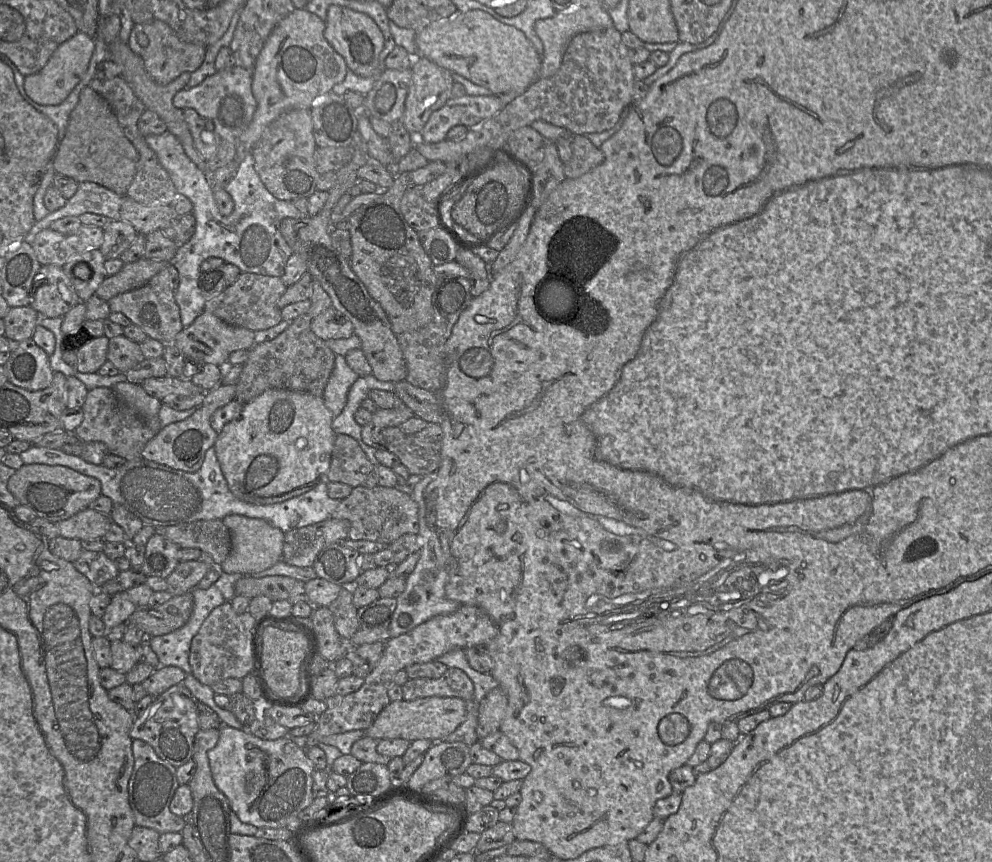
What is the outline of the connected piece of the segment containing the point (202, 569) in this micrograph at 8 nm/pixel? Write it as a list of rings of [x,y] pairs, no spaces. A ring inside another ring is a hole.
[[[199,560],[179,562],[175,570],[168,576],[167,591],[175,595],[182,595],[193,591],[211,566]]]

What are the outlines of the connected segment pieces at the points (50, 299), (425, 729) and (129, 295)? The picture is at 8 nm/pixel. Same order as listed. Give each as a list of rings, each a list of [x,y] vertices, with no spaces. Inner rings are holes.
[[[42,265],[35,276],[30,305],[42,317],[64,316],[80,299],[62,267]]]
[[[425,697],[411,701],[404,699],[392,701],[366,730],[366,736],[375,740],[400,738],[409,742],[419,739],[442,741],[464,722],[466,714],[466,702],[458,697]]]
[[[167,267],[161,269],[142,287],[119,294],[107,302],[111,311],[123,313],[130,319],[131,323],[139,326],[148,337],[163,344],[172,343],[176,335],[184,328],[174,291],[170,285]]]

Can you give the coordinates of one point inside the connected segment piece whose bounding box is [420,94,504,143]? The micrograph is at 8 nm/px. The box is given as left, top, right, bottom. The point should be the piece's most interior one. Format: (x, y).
(471, 111)

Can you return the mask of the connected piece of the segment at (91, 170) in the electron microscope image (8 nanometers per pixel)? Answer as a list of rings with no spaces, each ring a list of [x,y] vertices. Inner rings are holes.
[[[88,86],[82,91],[79,103],[70,115],[66,134],[58,144],[53,166],[57,175],[73,179],[77,183],[96,183],[123,197],[136,176],[139,169],[139,154],[124,135],[107,101]]]

